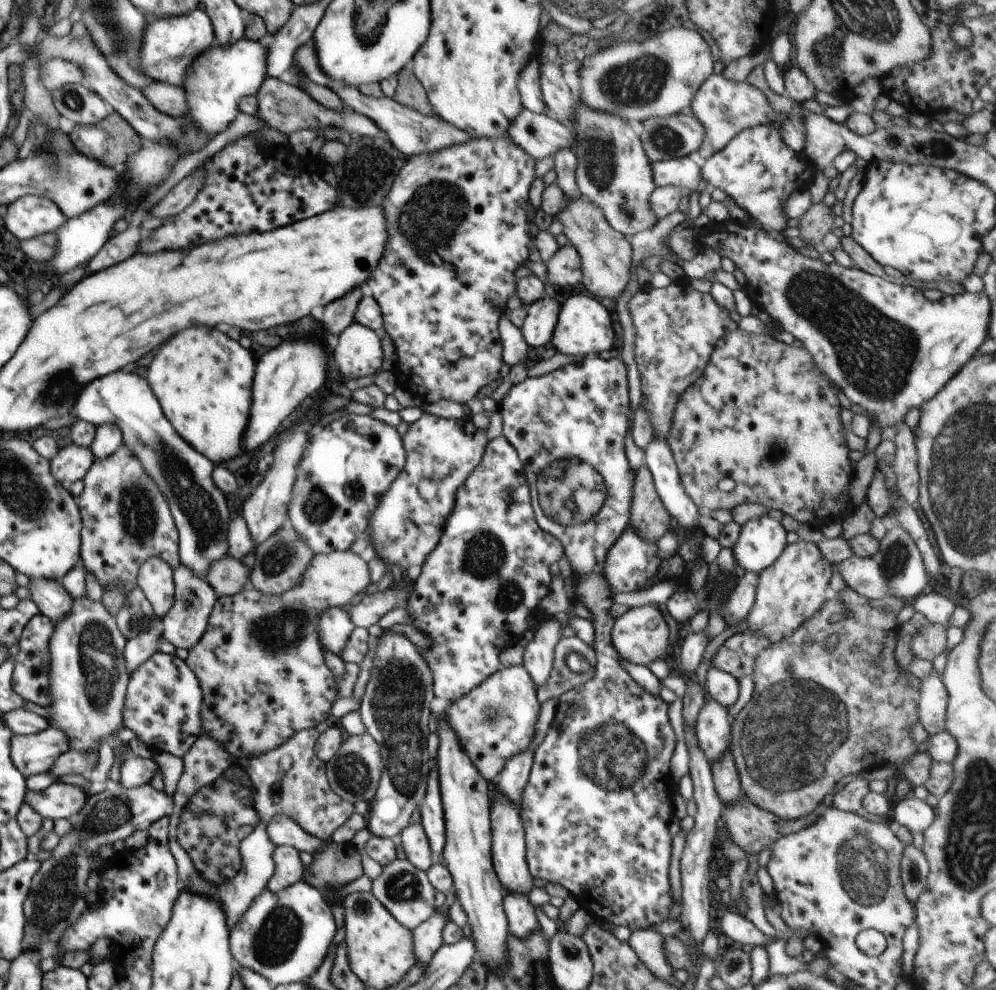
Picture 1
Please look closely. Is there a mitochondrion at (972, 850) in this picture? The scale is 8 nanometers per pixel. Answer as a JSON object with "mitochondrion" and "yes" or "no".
{"mitochondrion":"yes"}

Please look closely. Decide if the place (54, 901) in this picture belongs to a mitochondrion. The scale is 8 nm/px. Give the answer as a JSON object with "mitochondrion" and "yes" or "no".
{"mitochondrion":"yes"}

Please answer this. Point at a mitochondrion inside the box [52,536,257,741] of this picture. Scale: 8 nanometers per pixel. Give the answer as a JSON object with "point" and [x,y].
{"point":[98,662]}

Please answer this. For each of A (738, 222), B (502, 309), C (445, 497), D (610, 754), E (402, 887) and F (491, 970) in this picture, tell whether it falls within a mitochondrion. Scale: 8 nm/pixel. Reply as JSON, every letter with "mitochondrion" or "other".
{"A":"other","B":"other","C":"other","D":"mitochondrion","E":"mitochondrion","F":"other"}

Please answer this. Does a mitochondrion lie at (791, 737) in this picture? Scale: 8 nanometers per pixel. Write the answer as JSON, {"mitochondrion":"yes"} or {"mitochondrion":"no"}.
{"mitochondrion":"yes"}

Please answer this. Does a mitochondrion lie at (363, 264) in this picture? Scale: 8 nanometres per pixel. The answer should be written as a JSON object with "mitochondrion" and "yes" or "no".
{"mitochondrion":"no"}

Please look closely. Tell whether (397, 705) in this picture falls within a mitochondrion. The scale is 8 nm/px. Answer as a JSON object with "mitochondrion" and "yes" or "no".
{"mitochondrion":"yes"}

